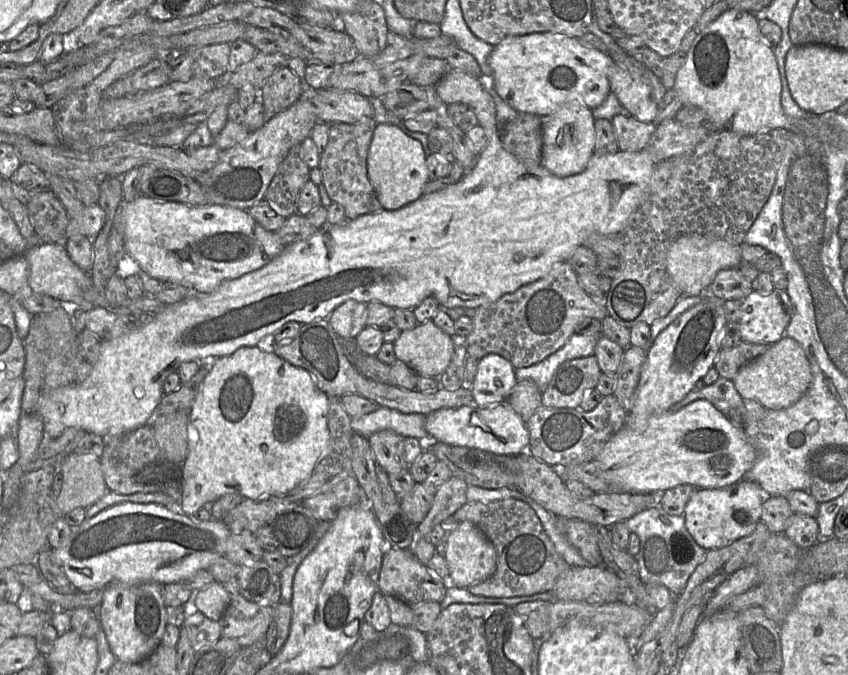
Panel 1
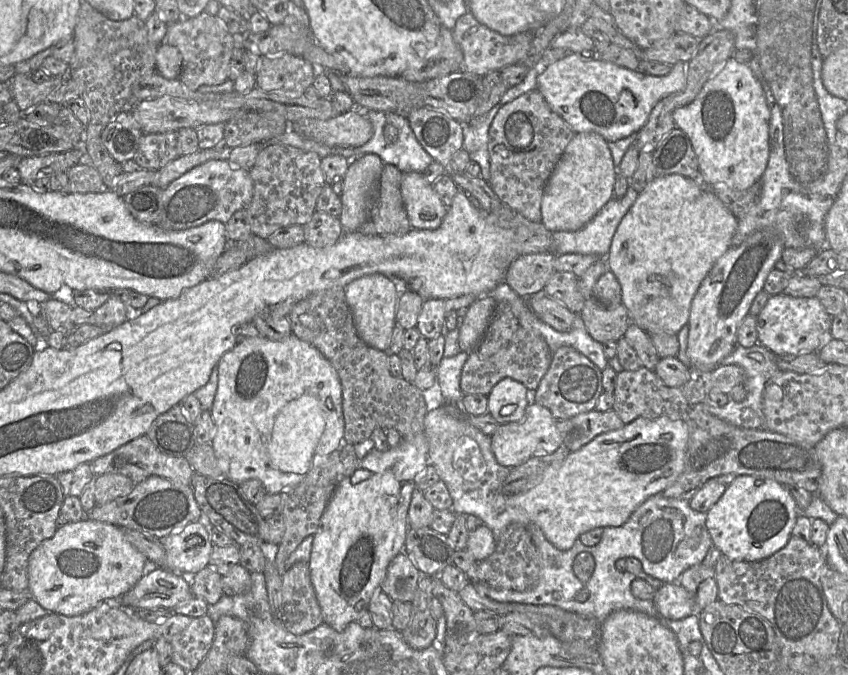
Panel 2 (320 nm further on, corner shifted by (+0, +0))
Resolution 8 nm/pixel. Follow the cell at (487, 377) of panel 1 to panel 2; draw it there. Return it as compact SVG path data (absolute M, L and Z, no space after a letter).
M512 378L500 380L487 397L488 413L501 425L521 421L525 415L526 407L534 401L534 393Z

